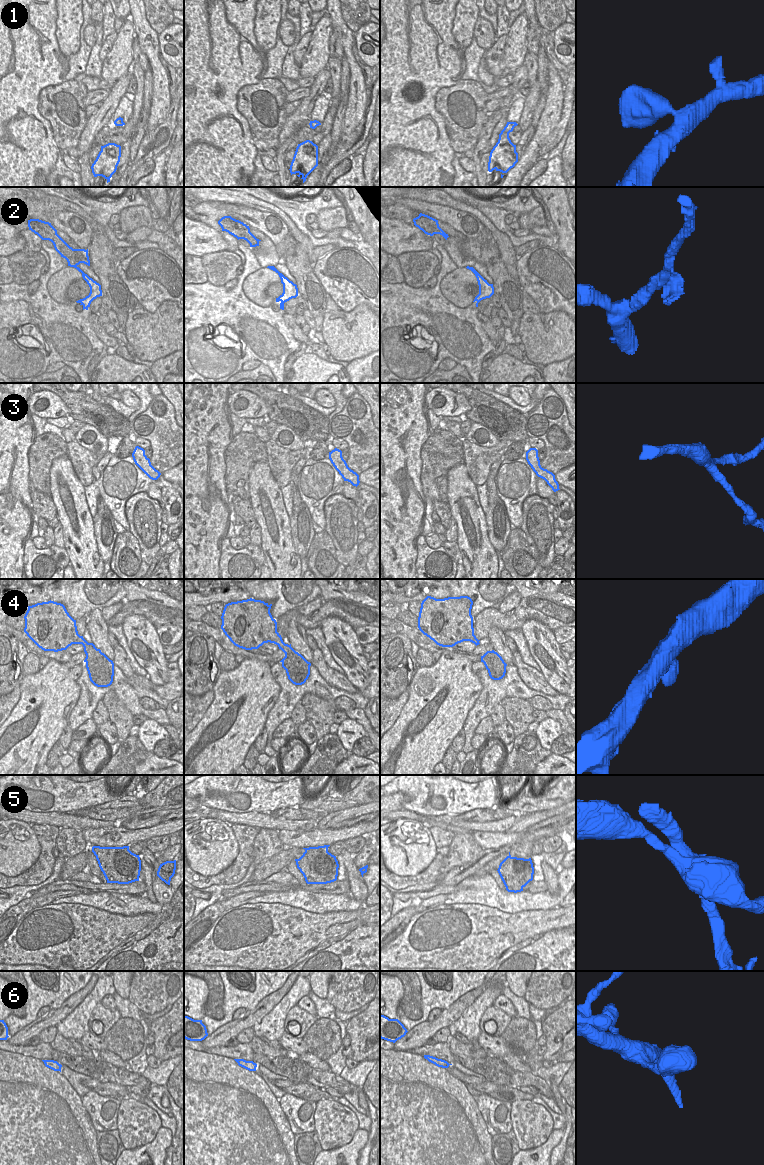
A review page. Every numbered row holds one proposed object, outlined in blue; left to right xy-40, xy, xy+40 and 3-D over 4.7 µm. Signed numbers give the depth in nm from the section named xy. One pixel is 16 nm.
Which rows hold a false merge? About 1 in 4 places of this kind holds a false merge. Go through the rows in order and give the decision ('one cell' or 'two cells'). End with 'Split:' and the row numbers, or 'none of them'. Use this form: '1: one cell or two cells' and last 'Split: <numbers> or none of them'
1: one cell
2: one cell
3: one cell
4: one cell
5: two cells
6: one cell
Split: 5

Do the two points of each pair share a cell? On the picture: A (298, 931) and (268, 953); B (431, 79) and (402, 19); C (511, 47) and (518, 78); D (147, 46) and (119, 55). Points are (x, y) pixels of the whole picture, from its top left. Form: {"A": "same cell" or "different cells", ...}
{"A": "same cell", "B": "same cell", "C": "different cells", "D": "different cells"}

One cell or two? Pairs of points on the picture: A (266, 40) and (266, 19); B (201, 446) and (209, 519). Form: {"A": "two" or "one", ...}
{"A": "one", "B": "one"}

